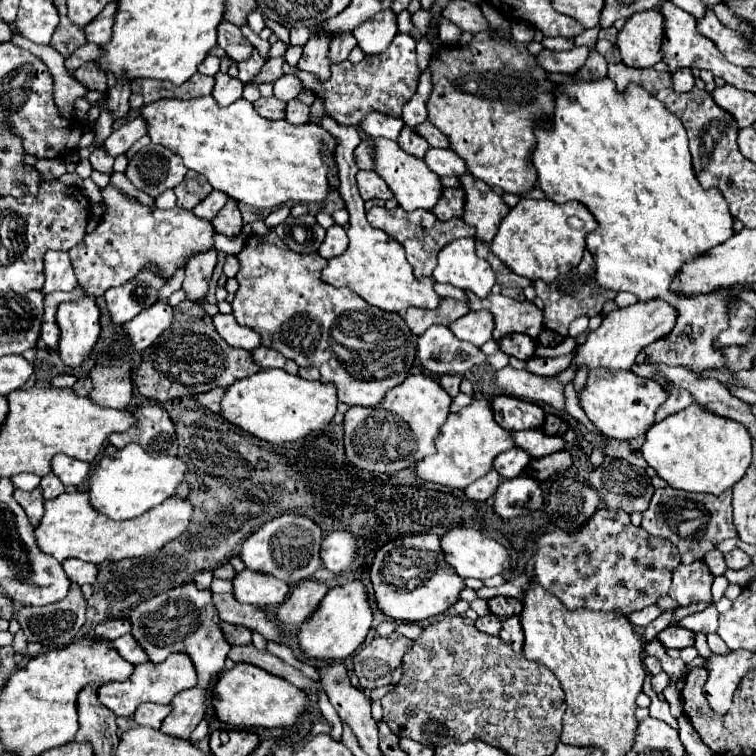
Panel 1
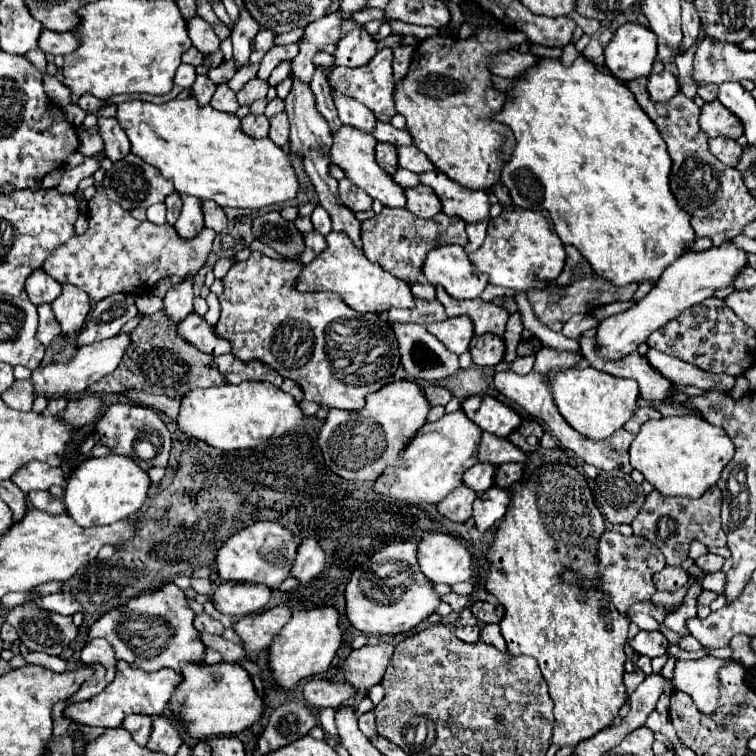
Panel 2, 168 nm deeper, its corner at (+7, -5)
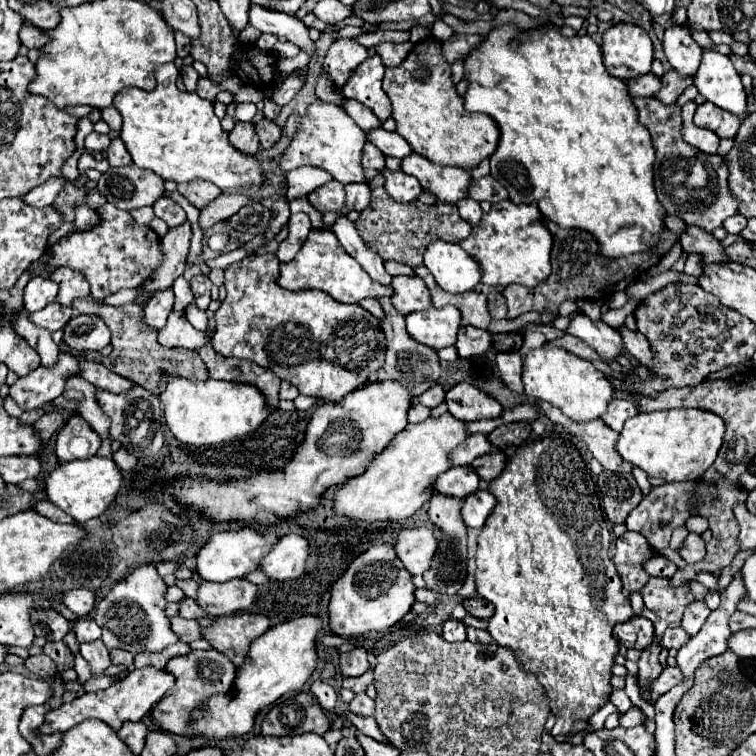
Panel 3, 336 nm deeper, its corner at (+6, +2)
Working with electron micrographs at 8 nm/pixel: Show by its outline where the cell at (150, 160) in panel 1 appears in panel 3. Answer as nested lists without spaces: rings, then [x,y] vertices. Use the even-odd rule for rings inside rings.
[[[111,167],[97,181],[97,189],[117,209],[133,211],[145,205],[153,205],[163,195],[163,179],[159,175],[131,167]]]

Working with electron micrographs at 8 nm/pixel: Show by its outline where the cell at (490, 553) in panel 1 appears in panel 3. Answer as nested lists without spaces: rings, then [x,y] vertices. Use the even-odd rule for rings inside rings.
[[[427,527],[399,529],[395,539],[395,553],[411,575],[423,575],[423,571],[429,569],[435,551],[437,539],[433,537],[431,529]]]

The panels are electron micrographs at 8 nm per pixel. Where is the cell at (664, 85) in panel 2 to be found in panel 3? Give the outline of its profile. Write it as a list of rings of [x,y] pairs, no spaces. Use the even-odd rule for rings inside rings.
[[[645,73],[643,77],[627,81],[627,89],[631,97],[653,97],[661,89],[661,79],[653,73]]]

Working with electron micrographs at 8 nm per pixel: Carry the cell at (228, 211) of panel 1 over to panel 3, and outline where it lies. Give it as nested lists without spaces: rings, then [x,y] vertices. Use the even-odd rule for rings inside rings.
[[[189,181],[189,183],[179,183],[177,191],[189,201],[193,203],[197,209],[203,209],[209,201],[213,201],[217,195],[221,195],[219,189],[215,189],[215,185],[205,183],[205,181]]]

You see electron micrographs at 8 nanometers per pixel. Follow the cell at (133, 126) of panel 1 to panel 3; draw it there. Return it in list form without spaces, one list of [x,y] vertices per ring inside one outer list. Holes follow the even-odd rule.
[[[51,179],[51,181],[45,181],[43,185],[39,185],[39,187],[35,187],[35,189],[31,189],[25,197],[23,197],[23,201],[27,203],[27,205],[35,205],[35,207],[45,207],[45,205],[51,205],[55,199],[55,195],[63,189],[63,185],[65,185],[65,179]]]

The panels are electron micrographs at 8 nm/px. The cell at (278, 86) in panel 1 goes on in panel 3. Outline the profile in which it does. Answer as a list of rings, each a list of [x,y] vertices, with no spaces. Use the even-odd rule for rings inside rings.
[[[241,103],[235,109],[235,119],[237,121],[251,121],[255,113],[257,113],[257,107],[253,103]]]

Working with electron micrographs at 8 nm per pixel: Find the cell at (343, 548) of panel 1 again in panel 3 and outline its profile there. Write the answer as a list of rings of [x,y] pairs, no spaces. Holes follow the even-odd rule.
[[[289,533],[289,535],[283,535],[273,545],[267,557],[263,557],[259,569],[271,581],[297,579],[305,569],[307,555],[309,555],[309,543],[301,535]]]

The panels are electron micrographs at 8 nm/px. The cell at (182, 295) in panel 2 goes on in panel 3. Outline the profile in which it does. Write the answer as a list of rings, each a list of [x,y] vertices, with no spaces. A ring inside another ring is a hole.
[[[165,289],[161,293],[155,293],[151,301],[143,307],[143,323],[147,327],[161,329],[171,311],[173,311],[173,291]]]

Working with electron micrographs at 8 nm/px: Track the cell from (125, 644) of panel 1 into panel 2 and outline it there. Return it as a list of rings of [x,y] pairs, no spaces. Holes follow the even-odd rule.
[[[94,638],[90,640],[84,650],[82,650],[82,656],[80,660],[84,664],[102,664],[106,668],[105,679],[108,684],[112,682],[112,678],[116,674],[116,656],[114,656],[114,648],[110,648],[108,640],[102,640],[102,638]]]

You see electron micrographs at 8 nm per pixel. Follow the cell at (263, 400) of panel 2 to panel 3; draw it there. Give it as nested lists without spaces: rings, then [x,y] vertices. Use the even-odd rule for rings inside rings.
[[[171,379],[167,389],[159,395],[159,401],[163,403],[163,417],[169,431],[177,441],[187,445],[215,445],[231,441],[239,435],[255,431],[269,415],[265,397],[249,383],[227,383],[215,379]]]

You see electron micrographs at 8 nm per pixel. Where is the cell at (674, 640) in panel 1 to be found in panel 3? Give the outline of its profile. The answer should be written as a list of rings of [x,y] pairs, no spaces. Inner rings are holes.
[[[631,617],[629,621],[625,623],[619,623],[615,625],[613,629],[615,633],[615,639],[619,643],[623,643],[627,649],[629,647],[635,647],[635,649],[645,649],[651,645],[653,637],[655,637],[655,629],[653,629],[653,623],[645,617]]]

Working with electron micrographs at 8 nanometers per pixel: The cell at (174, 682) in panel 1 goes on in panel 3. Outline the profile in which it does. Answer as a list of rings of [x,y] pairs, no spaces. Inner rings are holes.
[[[143,667],[143,669],[135,669],[131,671],[123,681],[113,683],[109,689],[103,691],[95,691],[95,693],[85,693],[77,699],[73,699],[71,703],[63,703],[61,707],[45,713],[45,723],[39,727],[41,733],[57,733],[57,731],[67,731],[73,725],[85,721],[87,717],[95,717],[105,721],[111,729],[119,731],[121,725],[125,721],[141,721],[151,707],[175,685],[175,677],[165,673],[163,669],[155,669],[155,667]]]

